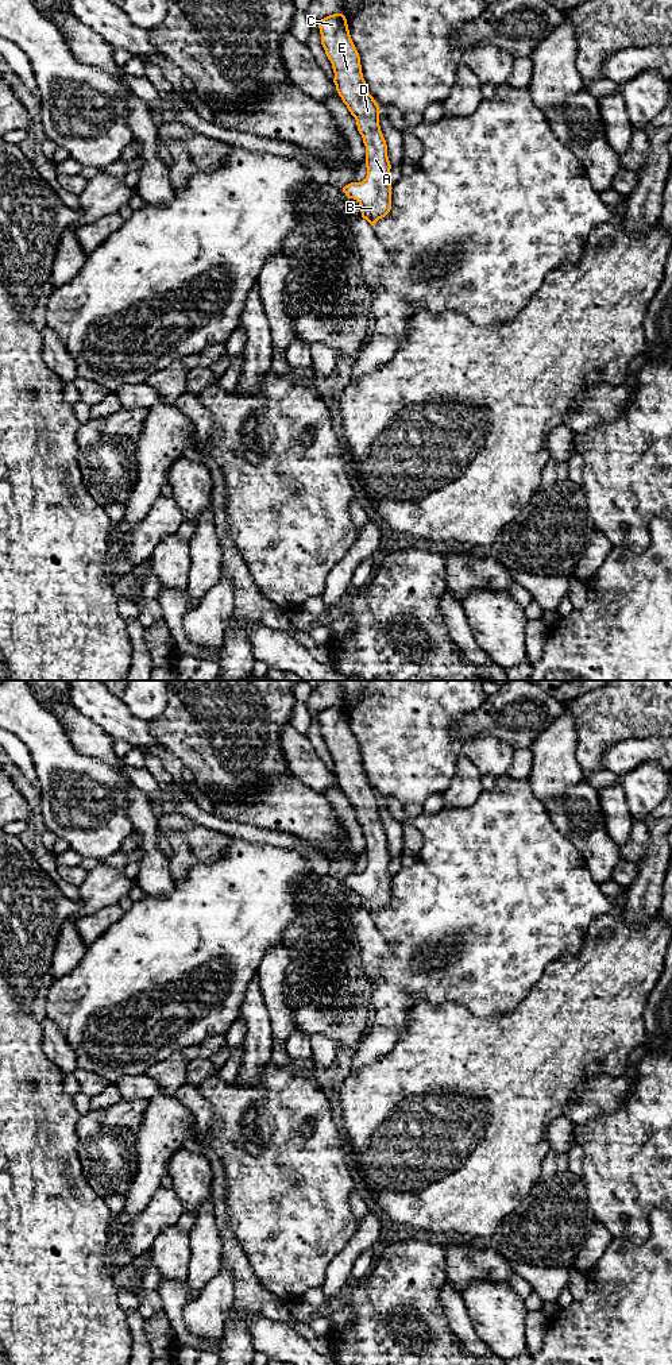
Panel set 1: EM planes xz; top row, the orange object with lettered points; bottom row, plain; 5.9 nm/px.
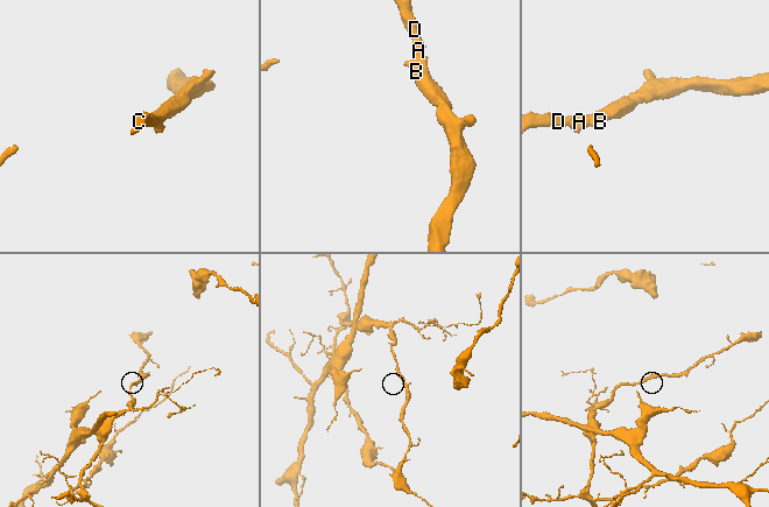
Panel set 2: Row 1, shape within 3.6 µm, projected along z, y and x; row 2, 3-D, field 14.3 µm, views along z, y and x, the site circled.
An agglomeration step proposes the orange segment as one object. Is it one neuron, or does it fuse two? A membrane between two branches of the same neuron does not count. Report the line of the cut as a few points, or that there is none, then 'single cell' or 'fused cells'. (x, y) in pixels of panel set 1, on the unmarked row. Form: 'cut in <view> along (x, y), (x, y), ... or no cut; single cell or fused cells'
no cut; single cell

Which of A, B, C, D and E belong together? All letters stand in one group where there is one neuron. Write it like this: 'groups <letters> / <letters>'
groups A B C D E

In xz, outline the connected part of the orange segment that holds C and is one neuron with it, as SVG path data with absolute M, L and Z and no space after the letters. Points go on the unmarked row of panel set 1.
M343 705L329 706L318 713L321 736L335 764L336 782L356 811L366 837L367 867L362 874L343 879L348 890L360 896L362 909L374 917L391 901L391 860L387 836L379 817L379 797L370 786L363 770L359 744L351 730Z

